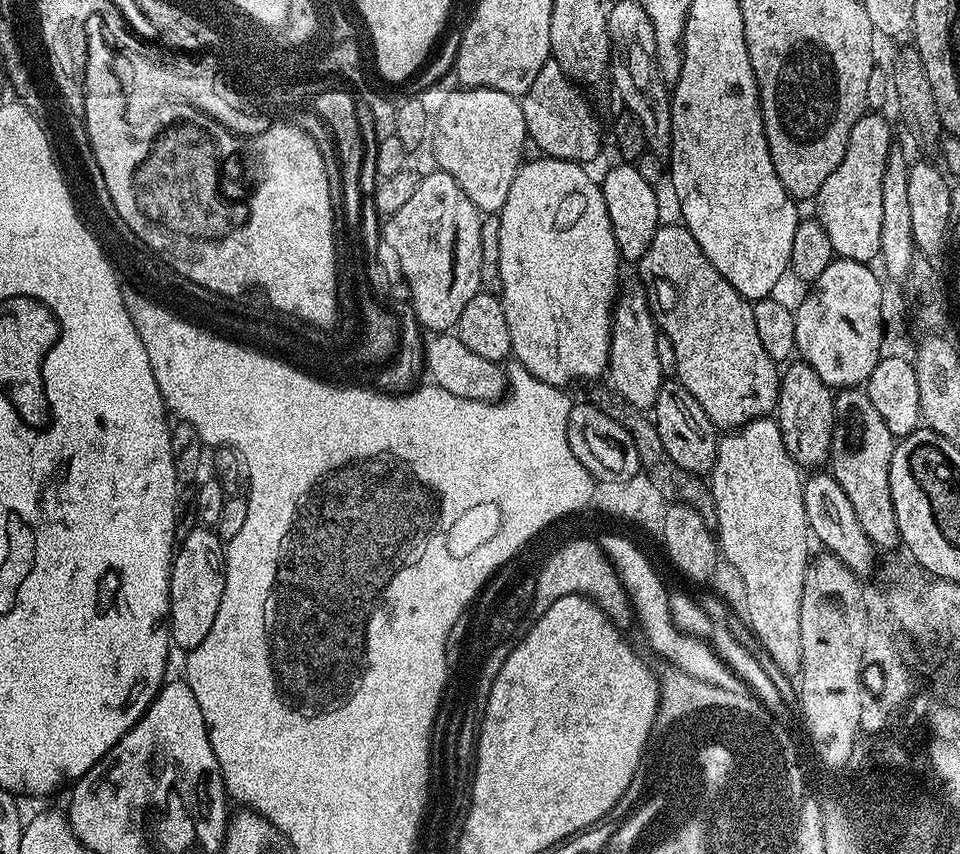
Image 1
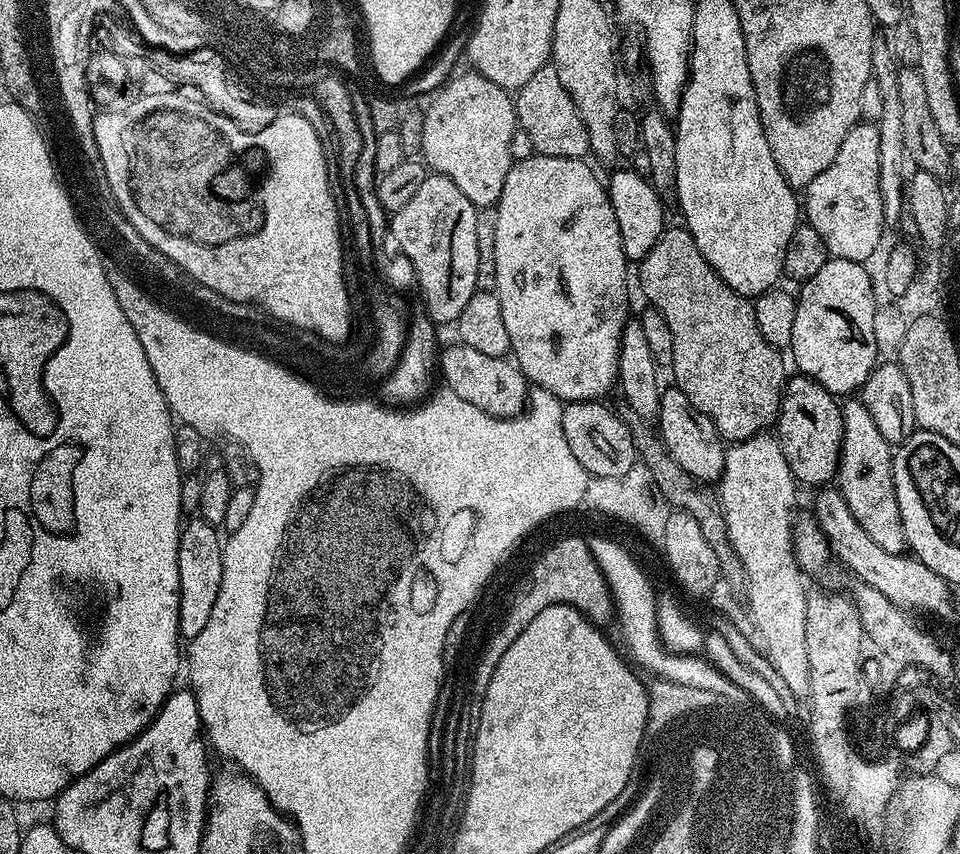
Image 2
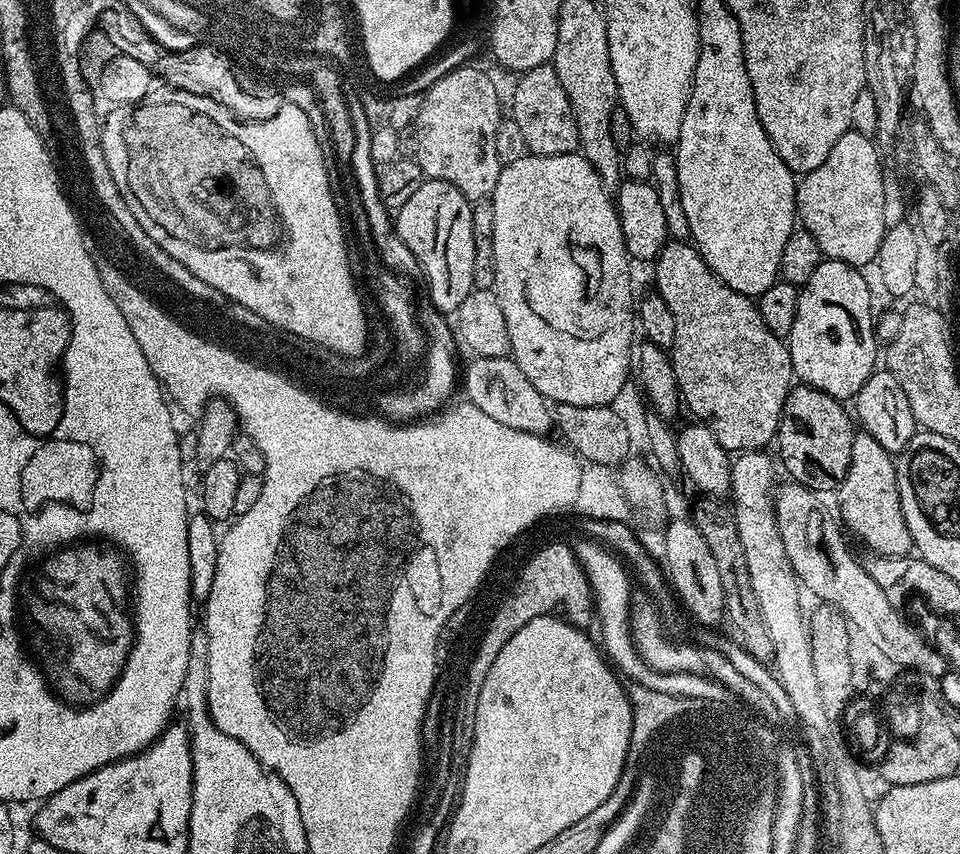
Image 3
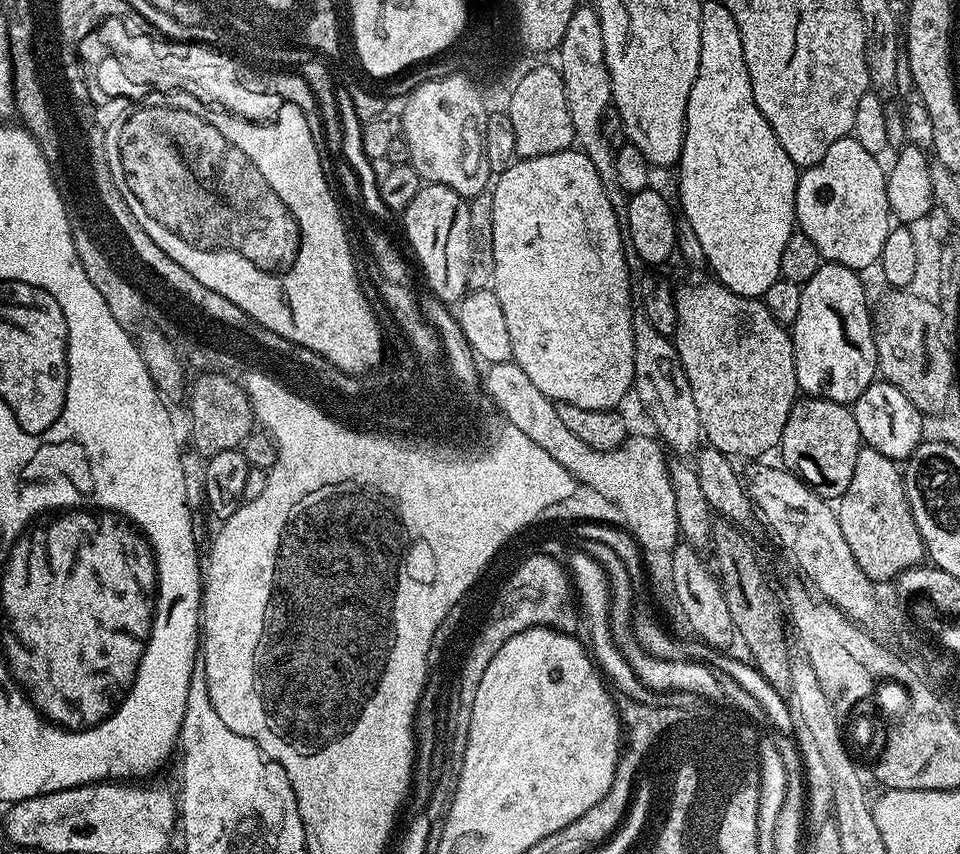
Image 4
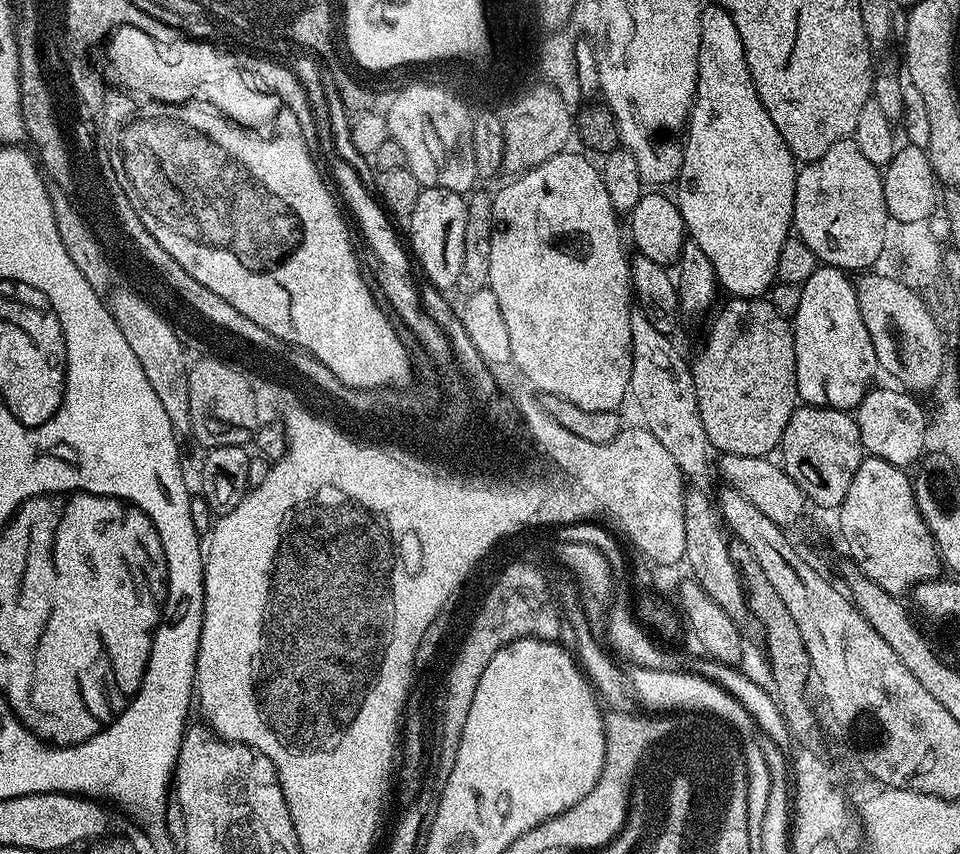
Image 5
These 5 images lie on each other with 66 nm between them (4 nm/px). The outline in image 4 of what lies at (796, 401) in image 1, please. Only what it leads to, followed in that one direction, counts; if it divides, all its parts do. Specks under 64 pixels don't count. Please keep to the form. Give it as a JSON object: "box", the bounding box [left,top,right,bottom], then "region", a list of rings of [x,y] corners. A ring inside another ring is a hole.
{"box":[778,396,861,498],"region":[[[804,396],[797,399],[790,410],[790,418],[786,418],[786,430],[782,430],[778,455],[784,459],[781,460],[783,467],[809,484],[817,494],[839,498],[846,486],[850,486],[850,478],[854,478],[854,462],[858,462],[861,447],[858,422],[854,422],[849,405],[817,396]]]}

